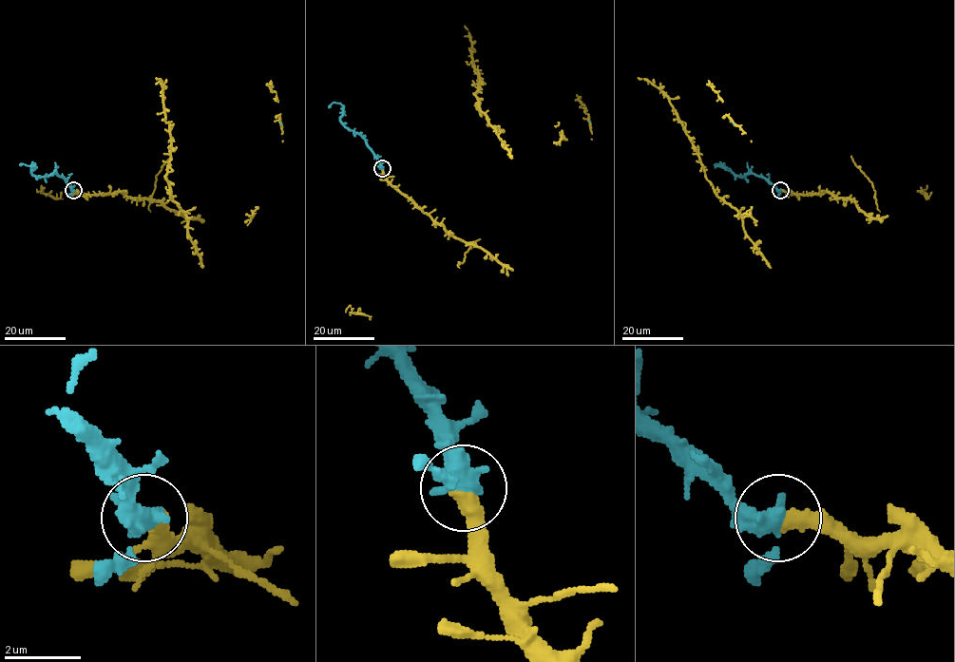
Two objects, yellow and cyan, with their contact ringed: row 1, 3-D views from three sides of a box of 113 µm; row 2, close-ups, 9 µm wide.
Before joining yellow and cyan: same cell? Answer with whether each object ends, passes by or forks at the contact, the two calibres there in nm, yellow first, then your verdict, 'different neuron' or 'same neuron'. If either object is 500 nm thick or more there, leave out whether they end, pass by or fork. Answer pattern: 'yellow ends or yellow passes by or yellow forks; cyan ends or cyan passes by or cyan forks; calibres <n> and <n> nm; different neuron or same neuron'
yellow ends; cyan passes by; calibres 460 and 440 nm; same neuron

